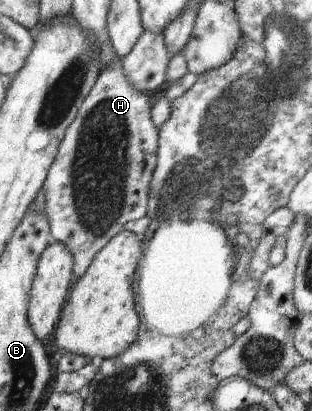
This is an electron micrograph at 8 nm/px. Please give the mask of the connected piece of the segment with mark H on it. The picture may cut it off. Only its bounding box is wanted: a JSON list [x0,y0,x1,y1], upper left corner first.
[43,56,159,283]

